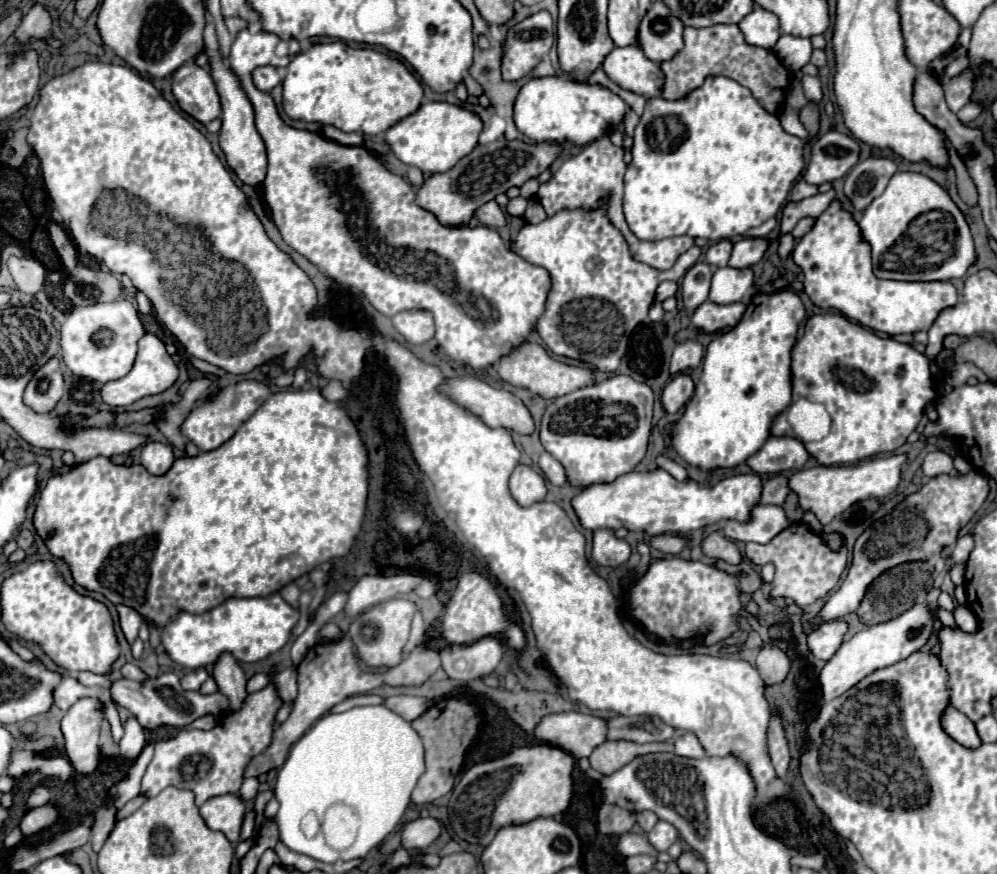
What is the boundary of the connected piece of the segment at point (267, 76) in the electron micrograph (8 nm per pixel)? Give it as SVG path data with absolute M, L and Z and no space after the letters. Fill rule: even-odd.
M259 66L259 68L253 70L251 78L253 78L255 88L259 88L263 92L269 92L281 82L281 72L273 66Z

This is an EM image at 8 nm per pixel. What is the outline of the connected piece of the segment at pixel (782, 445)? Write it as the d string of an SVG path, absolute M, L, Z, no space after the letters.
M771 436L755 456L747 458L747 466L757 474L779 474L801 470L809 460L809 452L803 442L795 438Z

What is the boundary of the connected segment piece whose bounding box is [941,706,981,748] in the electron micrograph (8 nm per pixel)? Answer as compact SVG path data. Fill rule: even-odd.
M947 706L943 710L941 726L953 740L957 740L959 744L963 744L967 748L977 748L981 744L977 732L975 732L975 724L967 716L963 716L959 710L951 708L951 706Z

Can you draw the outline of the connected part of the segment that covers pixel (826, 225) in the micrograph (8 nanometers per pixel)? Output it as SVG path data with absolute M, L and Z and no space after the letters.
M835 198L829 208L815 220L813 228L797 242L793 250L793 262L803 270L803 286L805 294L817 308L835 308L849 320L859 322L875 332L883 334L915 334L919 330L929 330L941 310L951 308L957 304L957 290L947 282L895 282L895 280L881 280L873 274L871 266L871 244L861 236L861 226L853 218L851 212L843 208L843 204Z

